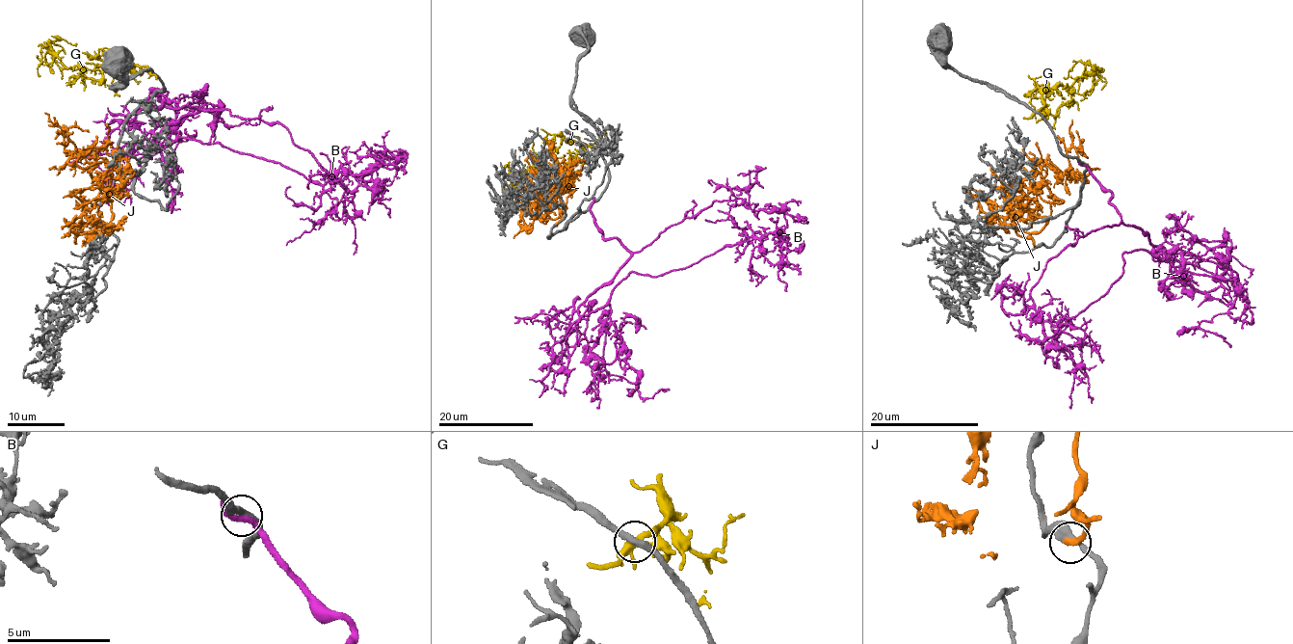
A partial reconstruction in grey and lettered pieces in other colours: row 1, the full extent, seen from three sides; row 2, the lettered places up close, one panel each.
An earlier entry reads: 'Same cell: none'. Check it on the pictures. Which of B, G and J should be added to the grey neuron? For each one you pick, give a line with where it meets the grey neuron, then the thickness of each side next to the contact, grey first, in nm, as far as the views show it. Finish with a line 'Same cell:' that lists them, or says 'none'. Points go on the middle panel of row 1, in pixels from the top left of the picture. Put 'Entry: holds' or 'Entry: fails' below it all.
J: contact (557, 223); calibres 320 and 300 nm
Same cell: J
Entry: fails

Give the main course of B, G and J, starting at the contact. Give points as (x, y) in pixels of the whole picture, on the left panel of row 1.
B: (145, 99), (198, 111), (163, 129), (149, 157), (181, 137), (324, 185), (378, 181), (390, 218)
G: (148, 69), (115, 63), (96, 80), (83, 78), (77, 67), (67, 67), (51, 43), (62, 40), (76, 44)
J: (110, 233), (111, 174), (95, 177), (70, 163), (70, 157), (85, 152), (45, 113)

